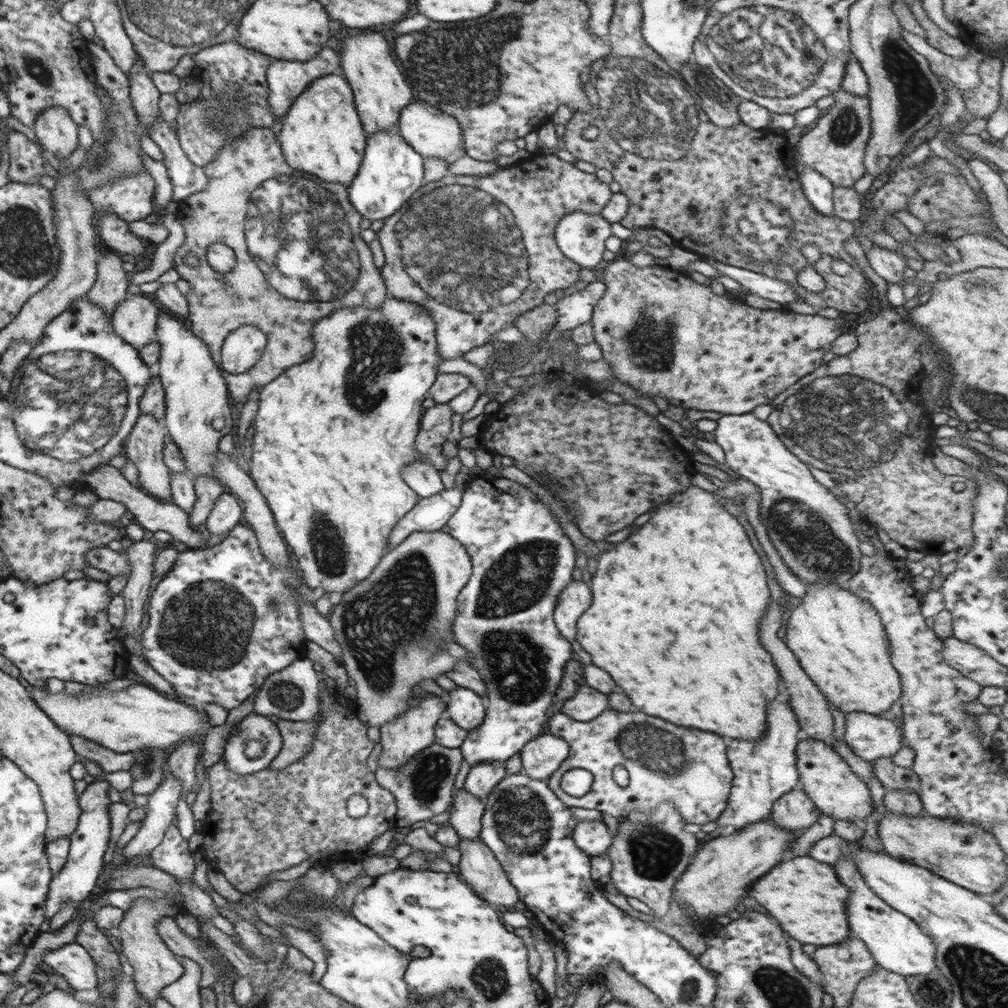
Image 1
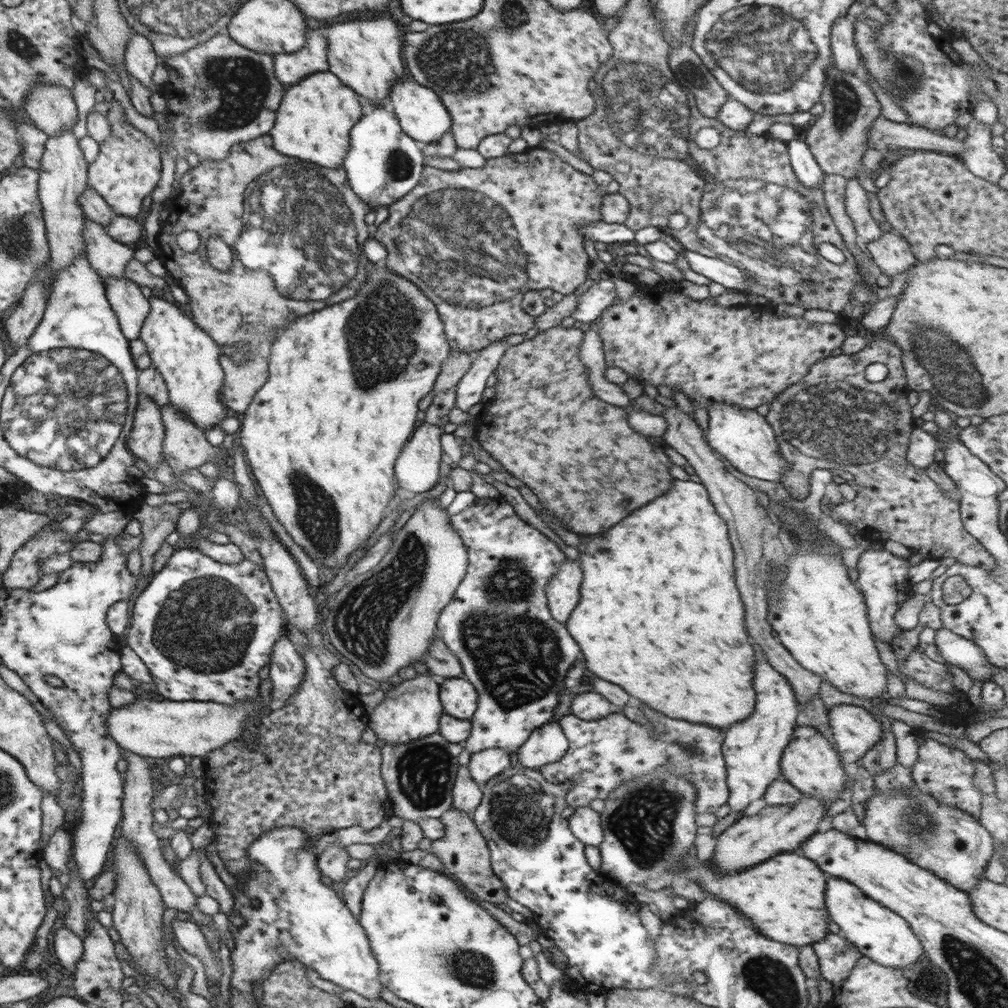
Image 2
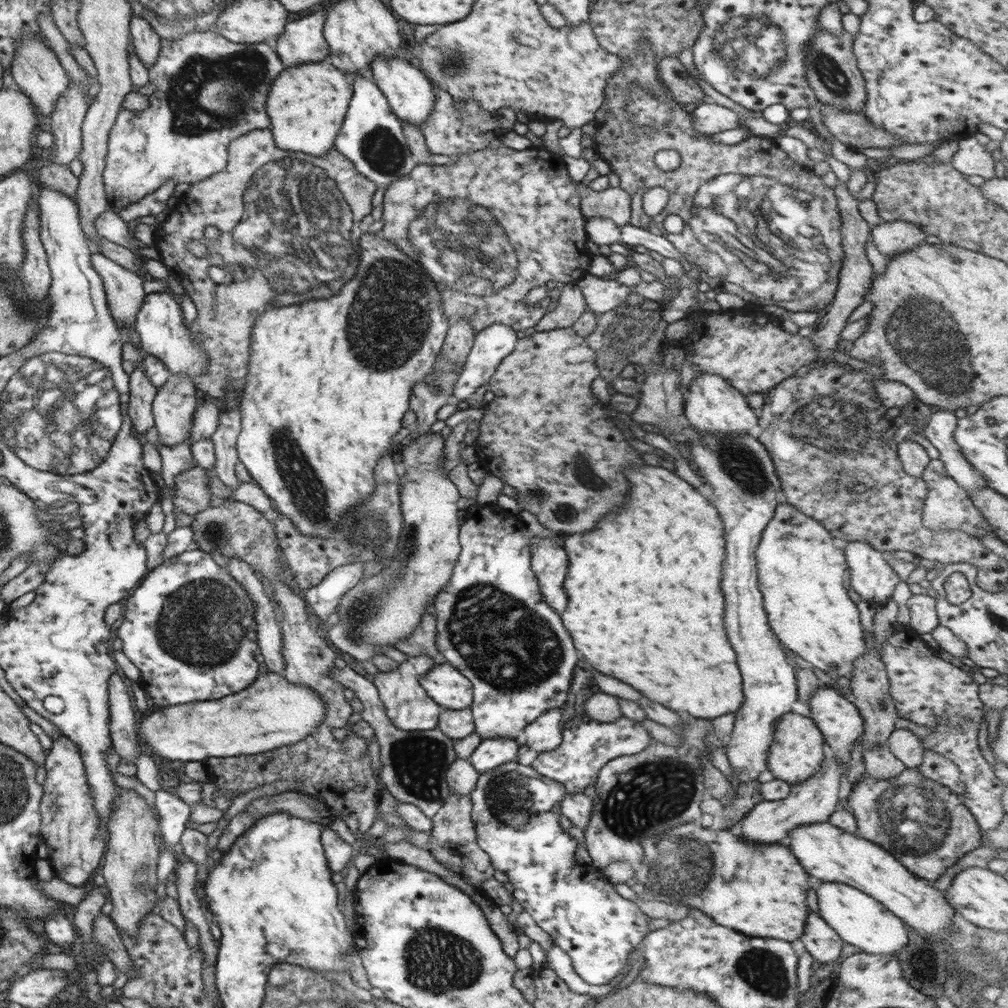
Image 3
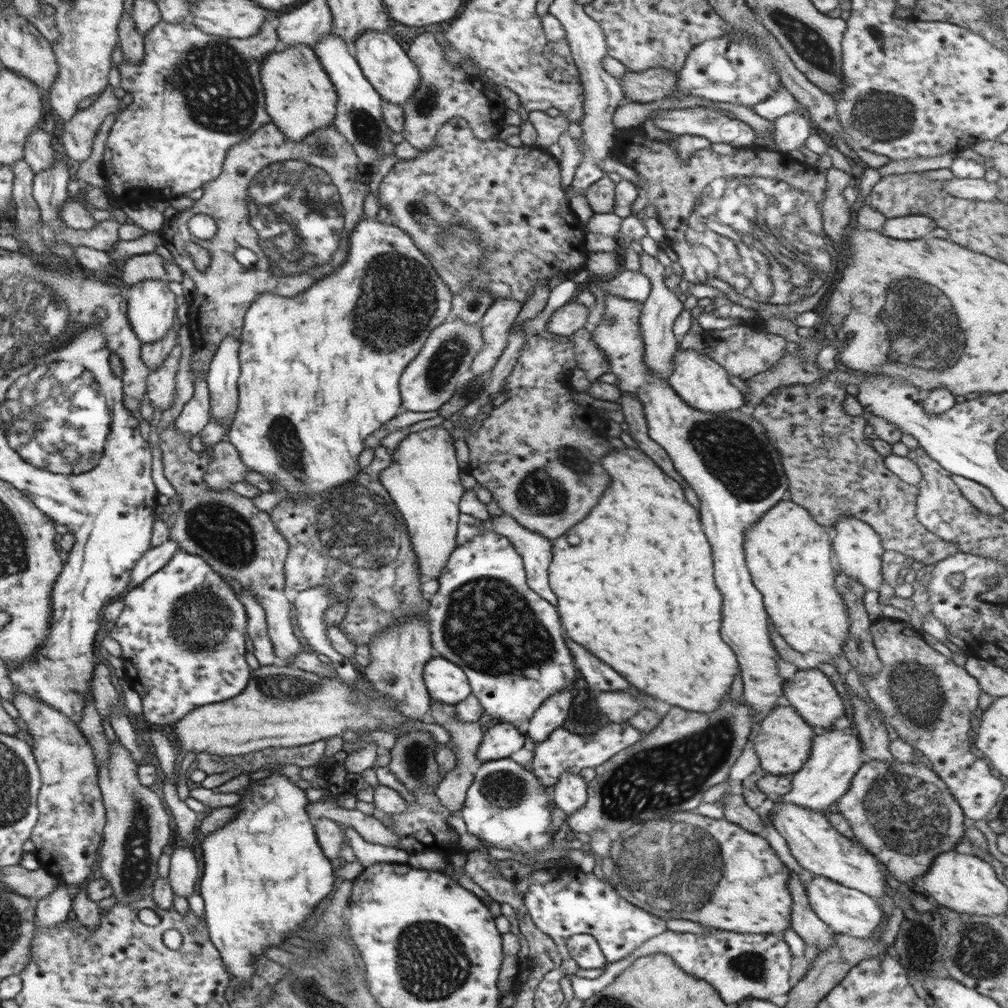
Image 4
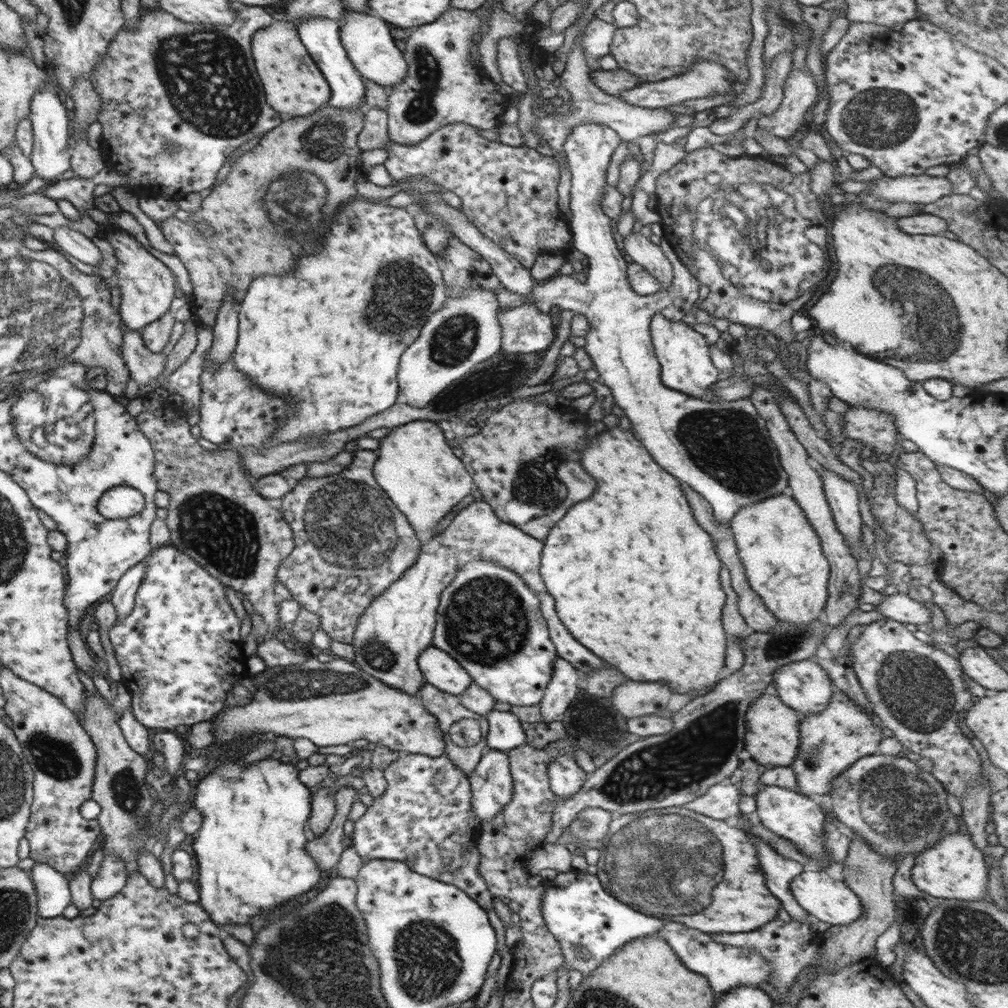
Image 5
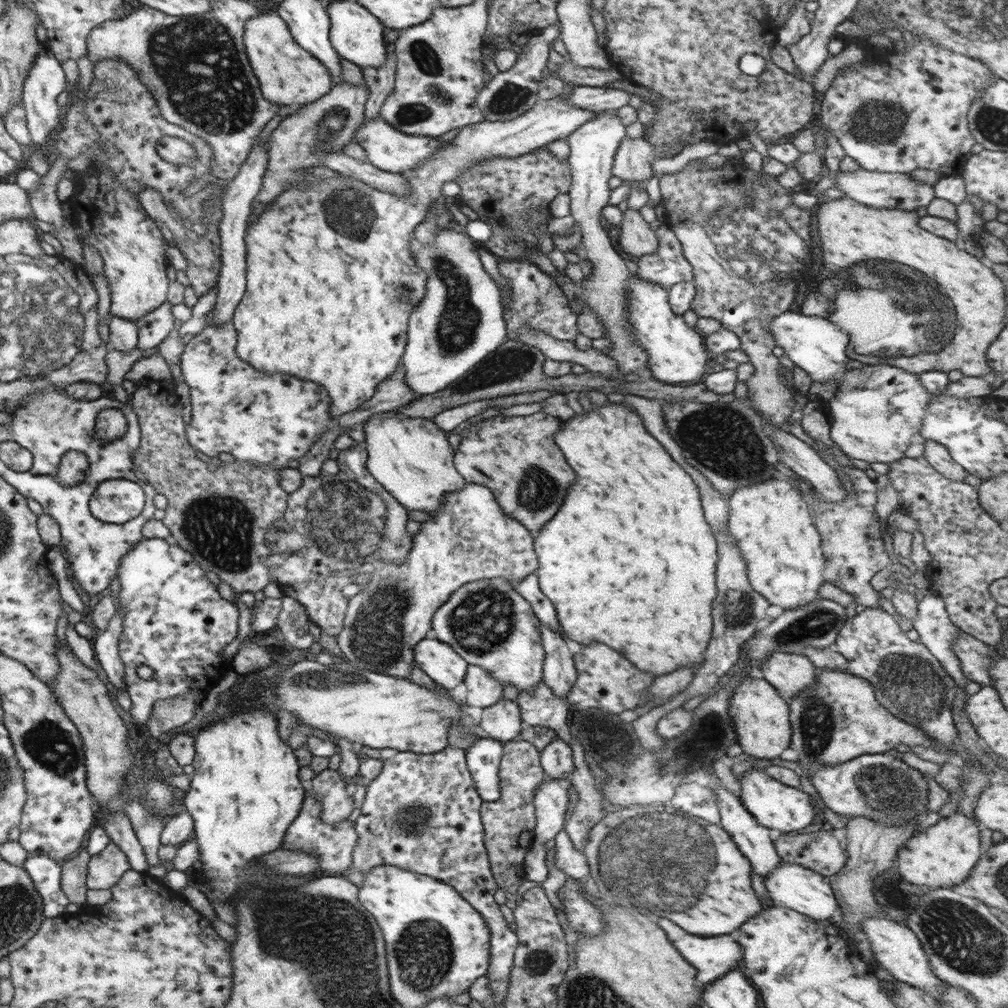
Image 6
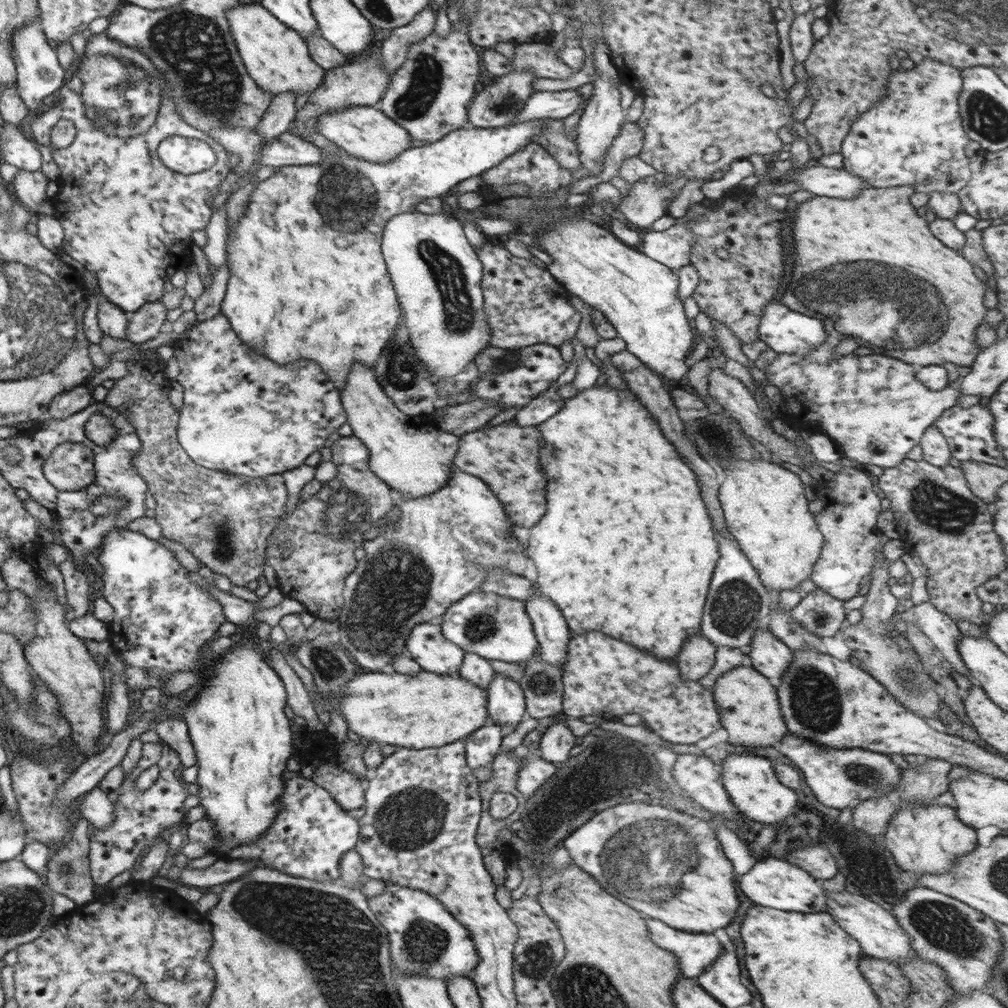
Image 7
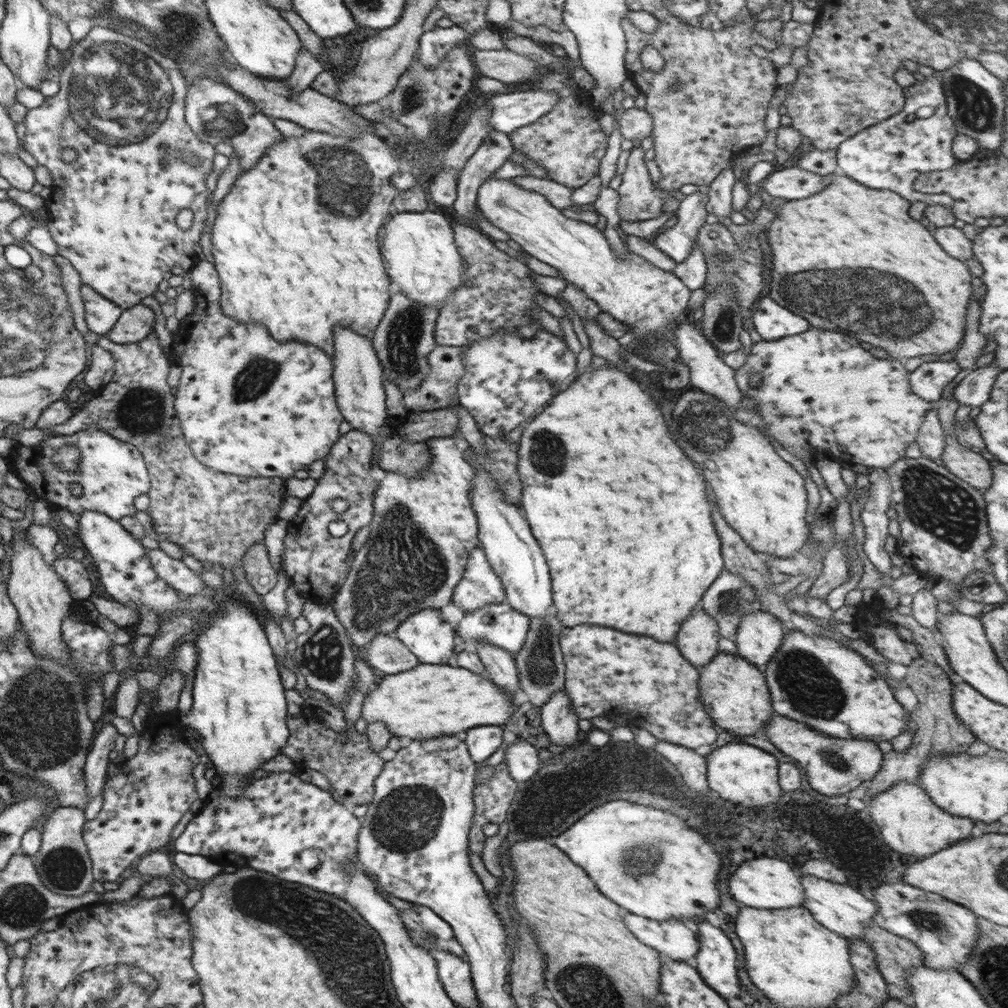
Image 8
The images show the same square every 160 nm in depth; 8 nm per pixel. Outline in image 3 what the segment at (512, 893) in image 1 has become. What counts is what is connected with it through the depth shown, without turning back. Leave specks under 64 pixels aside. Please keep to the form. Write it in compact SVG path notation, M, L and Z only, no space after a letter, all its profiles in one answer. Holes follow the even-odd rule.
M452 793L446 798L444 805L431 818L433 827L431 828L432 837L427 844L431 855L440 864L444 864L448 870L462 876L466 882L478 888L481 882L493 877L495 868L492 866L490 857L477 843L477 832L475 824L471 819L471 810L473 805L469 796L460 796L461 794Z

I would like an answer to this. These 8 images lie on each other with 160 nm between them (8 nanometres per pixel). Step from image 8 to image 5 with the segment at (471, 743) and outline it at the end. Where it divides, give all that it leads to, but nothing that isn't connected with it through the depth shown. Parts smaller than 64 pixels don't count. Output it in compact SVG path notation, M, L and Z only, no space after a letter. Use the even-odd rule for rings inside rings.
M486 748L475 770L467 777L472 791L472 809L480 826L490 823L508 802L512 802L513 778L508 753Z

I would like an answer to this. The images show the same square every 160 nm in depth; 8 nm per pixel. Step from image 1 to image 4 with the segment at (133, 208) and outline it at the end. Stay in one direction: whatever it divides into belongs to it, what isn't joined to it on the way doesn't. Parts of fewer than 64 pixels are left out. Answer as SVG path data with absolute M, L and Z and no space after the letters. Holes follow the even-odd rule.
M268 16L262 23L259 33L249 36L248 38L228 38L225 36L206 34L196 25L187 21L174 24L163 20L158 21L153 28L143 36L144 59L142 62L140 62L140 64L130 64L128 60L123 59L122 62L118 64L122 89L124 89L126 93L132 93L132 104L120 112L106 140L102 165L104 168L103 176L106 177L108 185L110 185L109 197L124 204L132 200L140 200L142 193L144 193L144 196L149 196L149 198L152 199L163 191L164 188L170 188L170 192L172 192L170 198L173 199L174 196L189 196L192 191L198 188L203 189L204 185L212 183L212 181L220 176L227 152L230 148L246 140L251 134L259 131L262 126L272 123L270 116L266 114L264 90L262 90L262 82L260 82L260 72L258 72L258 70L260 70L260 64L264 62L266 56L270 56L270 54L274 52L282 52L285 48L279 40L277 29L270 23L271 19L272 16Z

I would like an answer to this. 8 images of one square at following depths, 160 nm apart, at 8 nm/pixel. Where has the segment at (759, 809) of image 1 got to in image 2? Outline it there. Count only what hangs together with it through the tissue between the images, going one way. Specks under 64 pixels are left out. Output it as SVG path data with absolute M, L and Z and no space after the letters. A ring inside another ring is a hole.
M763 653L756 654L756 666L754 666L754 688L756 688L756 710L752 712L747 719L731 724L724 732L723 745L721 751L725 760L727 770L727 787L729 788L729 800L727 804L730 809L743 812L749 804L757 799L762 798L767 791L768 785L776 779L782 779L780 770L780 757L783 755L783 750L787 747L790 739L797 728L796 718L800 705L795 697L792 685L788 679L776 671L768 660L765 659Z

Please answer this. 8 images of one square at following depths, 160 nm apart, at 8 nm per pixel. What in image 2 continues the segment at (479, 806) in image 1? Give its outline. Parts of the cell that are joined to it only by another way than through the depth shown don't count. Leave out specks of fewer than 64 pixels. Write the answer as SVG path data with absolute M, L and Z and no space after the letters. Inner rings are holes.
M459 765L453 782L451 809L467 812L472 815L480 806L483 798L482 787L472 777L467 766Z

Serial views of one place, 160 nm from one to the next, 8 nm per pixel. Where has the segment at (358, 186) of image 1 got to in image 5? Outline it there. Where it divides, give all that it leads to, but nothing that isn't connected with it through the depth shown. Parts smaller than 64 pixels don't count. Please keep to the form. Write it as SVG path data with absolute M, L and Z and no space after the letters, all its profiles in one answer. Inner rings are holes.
M326 17L300 18L300 20L296 21L299 21L296 29L301 42L330 86L329 106L340 108L341 111L356 110L356 108L362 109L363 105L366 104L364 79L354 69L354 64L348 59L348 54L340 39L340 29L336 21Z

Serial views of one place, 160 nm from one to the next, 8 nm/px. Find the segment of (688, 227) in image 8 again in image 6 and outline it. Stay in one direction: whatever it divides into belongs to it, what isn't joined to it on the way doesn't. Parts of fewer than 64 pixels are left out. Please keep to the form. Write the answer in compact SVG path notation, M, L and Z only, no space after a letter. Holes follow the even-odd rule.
M662 224L655 230L658 248L652 254L641 256L636 272L643 278L670 288L682 281L693 282L691 264L685 259L675 232Z

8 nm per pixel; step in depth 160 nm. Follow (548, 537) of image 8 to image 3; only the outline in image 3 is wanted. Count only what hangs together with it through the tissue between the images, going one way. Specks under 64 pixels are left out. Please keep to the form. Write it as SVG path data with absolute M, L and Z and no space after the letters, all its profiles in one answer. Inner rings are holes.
M644 464L641 467L624 469L623 474L625 474L631 485L628 502L618 512L612 512L612 514L604 516L604 520L600 520L594 530L563 537L563 550L568 554L568 561L570 561L567 570L568 576L566 576L563 584L566 594L568 594L566 614L562 614L564 626L572 634L574 646L584 654L586 662L592 668L634 686L646 698L656 700L656 702L660 702L662 706L666 706L670 710L688 712L695 719L712 720L723 714L728 714L728 712L735 713L742 706L744 696L742 696L742 678L740 678L740 670L738 670L738 664L736 664L736 652L732 650L732 646L726 638L726 630L724 630L724 622L722 622L722 618L724 618L724 594L720 590L720 580L722 580L722 560L724 560L725 543L724 524L718 511L692 485L676 473L663 467Z

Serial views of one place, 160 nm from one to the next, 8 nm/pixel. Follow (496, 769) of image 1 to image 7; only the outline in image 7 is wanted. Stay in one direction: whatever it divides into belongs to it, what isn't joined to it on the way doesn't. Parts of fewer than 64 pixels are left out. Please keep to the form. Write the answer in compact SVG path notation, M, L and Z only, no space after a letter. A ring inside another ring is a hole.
M495 672L493 681L488 685L486 691L488 716L496 720L496 725L518 726L518 724L526 718L524 691L518 681L514 681L508 676Z

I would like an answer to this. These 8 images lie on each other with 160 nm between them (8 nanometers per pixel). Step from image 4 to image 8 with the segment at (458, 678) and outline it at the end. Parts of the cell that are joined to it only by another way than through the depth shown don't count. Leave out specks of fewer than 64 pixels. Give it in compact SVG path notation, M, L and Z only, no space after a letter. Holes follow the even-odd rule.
M427 608L415 612L410 618L399 624L395 637L399 638L416 656L419 663L448 665L449 658L457 652L460 645L456 631L440 609Z

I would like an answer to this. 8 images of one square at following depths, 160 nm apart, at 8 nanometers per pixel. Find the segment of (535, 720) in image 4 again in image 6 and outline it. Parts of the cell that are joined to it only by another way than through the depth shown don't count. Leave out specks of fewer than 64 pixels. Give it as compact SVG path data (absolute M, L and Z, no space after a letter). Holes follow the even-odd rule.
M542 624L539 626L539 631L541 632L541 643L545 650L543 661L543 683L546 684L547 687L550 687L554 691L554 694L565 699L565 696L572 688L577 677L574 656L572 652L570 652L570 649L568 649L566 640L564 640L564 637L559 632L552 630L552 627Z

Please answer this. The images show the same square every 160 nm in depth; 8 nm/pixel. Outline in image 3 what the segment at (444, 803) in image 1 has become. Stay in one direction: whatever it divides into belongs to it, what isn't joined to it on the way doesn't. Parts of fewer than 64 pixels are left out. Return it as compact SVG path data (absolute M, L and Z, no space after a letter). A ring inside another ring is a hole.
M347 666L339 670L334 667L329 671L329 676L345 688L353 690L363 703L365 710L363 719L372 725L375 730L374 740L381 748L382 772L378 775L378 779L386 784L387 790L397 801L412 804L428 818L432 818L450 796L446 767L456 760L453 747L455 741L438 728L427 731L403 731L396 728L386 714L376 685L352 668Z

